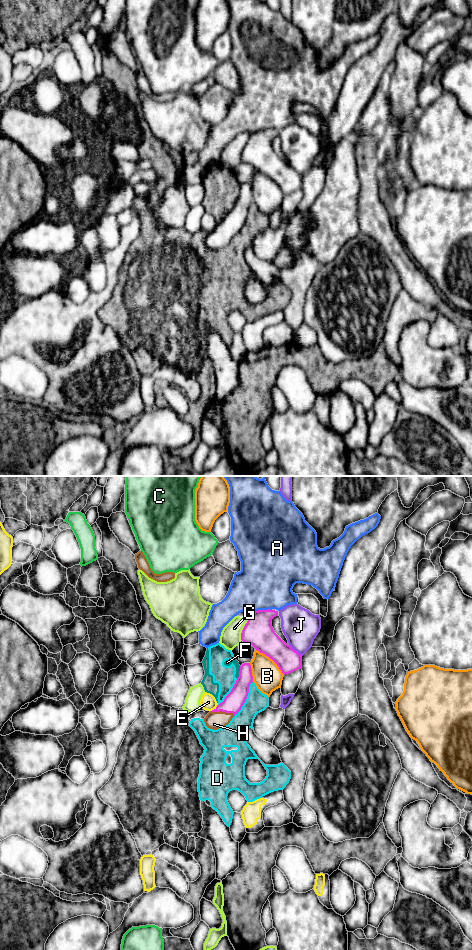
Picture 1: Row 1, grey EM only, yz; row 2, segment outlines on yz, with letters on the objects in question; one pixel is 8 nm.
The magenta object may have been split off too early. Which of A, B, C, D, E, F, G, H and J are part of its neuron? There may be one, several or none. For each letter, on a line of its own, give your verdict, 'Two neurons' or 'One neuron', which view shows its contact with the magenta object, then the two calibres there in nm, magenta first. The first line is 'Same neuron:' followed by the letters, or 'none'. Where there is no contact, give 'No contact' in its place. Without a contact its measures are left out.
Same neuron: none
A: Two neurons. Touches magenta in yz. Thickness 240 nm (magenta) against 440 nm
B: Two neurons. Touches magenta in yz. Thickness 240 nm (magenta) against 240 nm
C: Two neurons. Touches magenta in yz. Thickness 20 nm (magenta) against 480 nm
D: Two neurons. Touches magenta in yz. Thickness 160 nm (magenta) against 170 nm
E: Two neurons. Touches magenta in yz. Thickness 160 nm (magenta) against 130 nm
F: Two neurons. Touches magenta in yz. Thickness 160 nm (magenta) against 50 nm
G: Two neurons. Touches magenta in yz. Thickness 240 nm (magenta) against 160 nm
H: Two neurons. Touches magenta in yz. Thickness 160 nm (magenta) against 140 nm
J: Two neurons. Touches magenta in yz. Thickness 200 nm (magenta) against 280 nm

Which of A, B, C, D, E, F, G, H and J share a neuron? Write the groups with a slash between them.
A / B / C / D F / E / G / H / J

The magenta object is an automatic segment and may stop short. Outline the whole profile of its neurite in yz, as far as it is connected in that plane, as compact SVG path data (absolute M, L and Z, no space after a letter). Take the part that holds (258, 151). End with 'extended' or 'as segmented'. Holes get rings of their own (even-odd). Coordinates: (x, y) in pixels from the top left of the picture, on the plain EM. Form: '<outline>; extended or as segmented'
M270 129L251 132L241 160L272 179L285 195L302 189L302 176L275 153L271 142L276 136L278 131Z; as segmented

